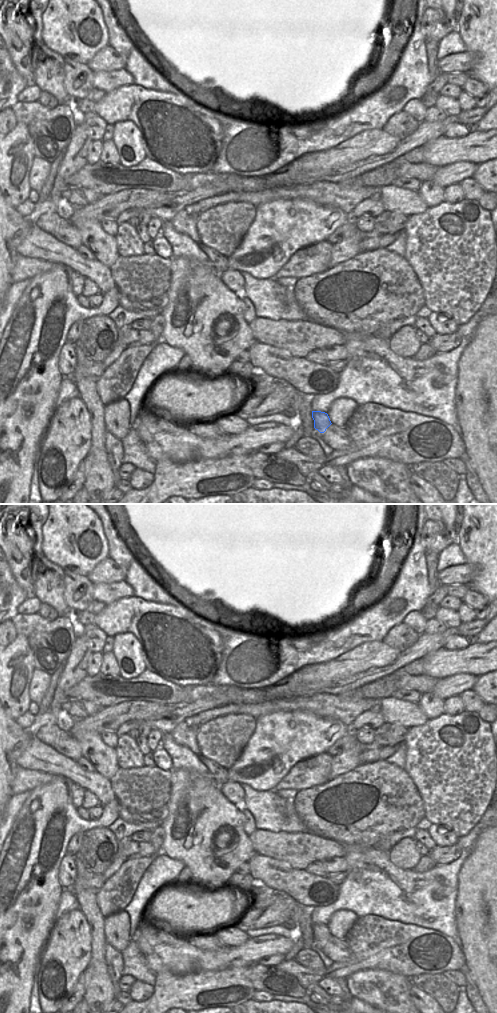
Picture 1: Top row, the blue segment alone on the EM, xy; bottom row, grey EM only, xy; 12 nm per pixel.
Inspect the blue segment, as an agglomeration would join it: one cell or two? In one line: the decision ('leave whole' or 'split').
leave whole

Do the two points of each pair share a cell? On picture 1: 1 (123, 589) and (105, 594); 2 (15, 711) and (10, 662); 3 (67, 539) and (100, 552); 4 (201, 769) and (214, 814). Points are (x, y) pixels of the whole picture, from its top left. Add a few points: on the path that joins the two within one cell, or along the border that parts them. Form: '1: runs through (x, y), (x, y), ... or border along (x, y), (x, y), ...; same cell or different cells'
1: runs through (119, 590), (109, 593); same cell
2: runs through (15, 699), (10, 682), (10, 674); same cell
3: runs through (75, 541), (78, 544), (92, 547); same cell
4: border along (179, 768), (185, 768), (194, 773), (209, 774); different cells

